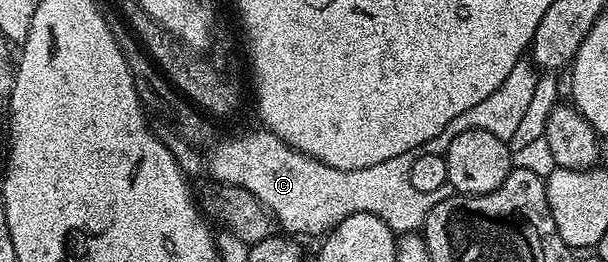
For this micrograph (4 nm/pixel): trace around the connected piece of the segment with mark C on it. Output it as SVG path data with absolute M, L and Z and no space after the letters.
M260 131L221 140L212 149L209 172L214 177L210 177L221 184L234 184L255 194L255 198L259 198L261 205L273 215L274 221L286 228L282 228L286 233L298 237L320 237L343 222L343 218L362 212L383 218L394 234L417 234L424 229L427 214L431 214L439 202L447 202L450 195L445 190L423 194L411 186L409 175L417 152L387 158L387 162L379 162L379 166L344 172L303 154L273 132Z

